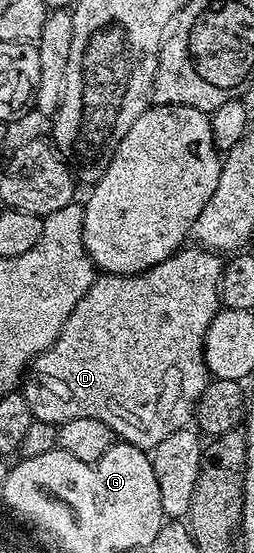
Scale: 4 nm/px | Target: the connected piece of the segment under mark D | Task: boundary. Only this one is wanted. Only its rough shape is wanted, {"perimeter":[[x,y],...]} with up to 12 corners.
{"perimeter":[[215,251],[95,277],[33,417],[153,451],[208,383]]}

